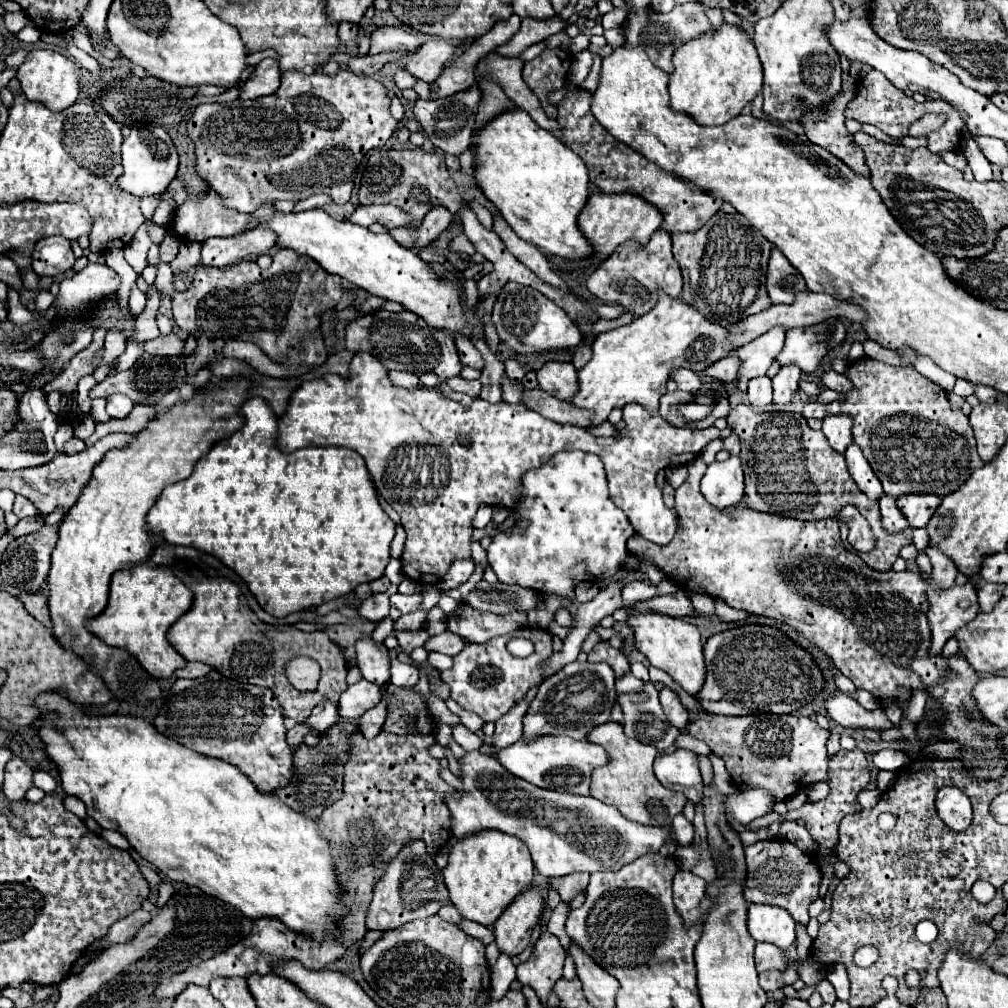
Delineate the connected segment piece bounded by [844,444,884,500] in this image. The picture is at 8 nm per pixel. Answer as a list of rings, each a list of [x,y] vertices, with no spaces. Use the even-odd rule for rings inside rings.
[[[850,444],[846,450],[846,464],[848,464],[848,472],[852,476],[852,480],[858,484],[858,488],[872,500],[880,500],[882,492],[882,484],[878,482],[876,474],[872,472],[870,464],[866,462],[862,450],[856,444]]]

